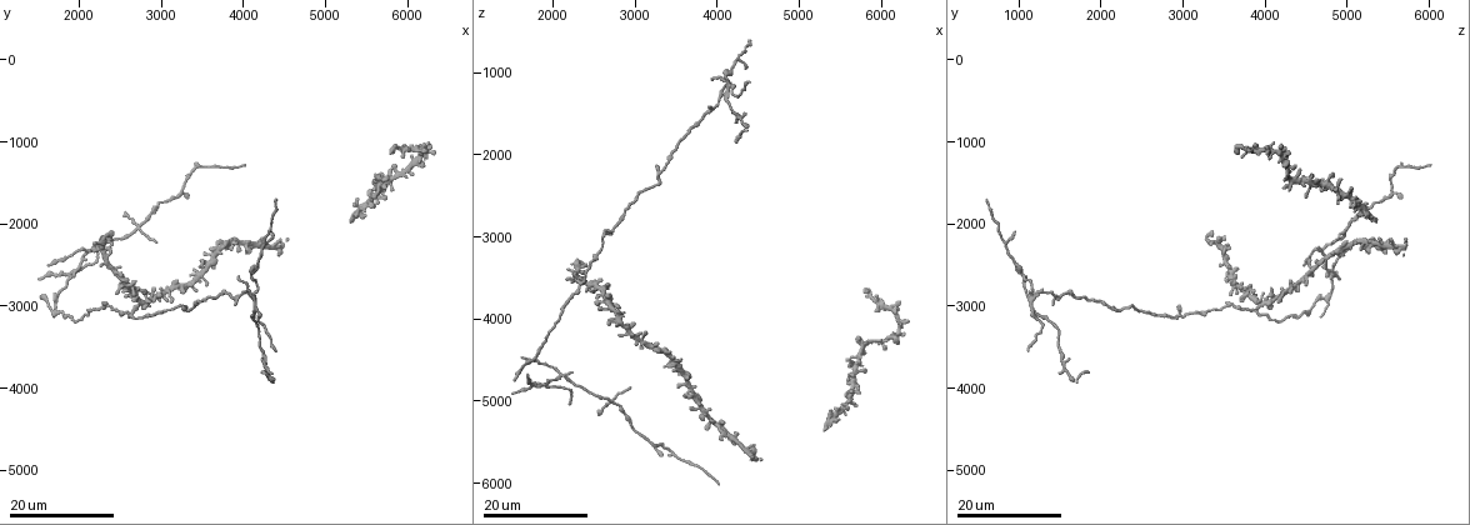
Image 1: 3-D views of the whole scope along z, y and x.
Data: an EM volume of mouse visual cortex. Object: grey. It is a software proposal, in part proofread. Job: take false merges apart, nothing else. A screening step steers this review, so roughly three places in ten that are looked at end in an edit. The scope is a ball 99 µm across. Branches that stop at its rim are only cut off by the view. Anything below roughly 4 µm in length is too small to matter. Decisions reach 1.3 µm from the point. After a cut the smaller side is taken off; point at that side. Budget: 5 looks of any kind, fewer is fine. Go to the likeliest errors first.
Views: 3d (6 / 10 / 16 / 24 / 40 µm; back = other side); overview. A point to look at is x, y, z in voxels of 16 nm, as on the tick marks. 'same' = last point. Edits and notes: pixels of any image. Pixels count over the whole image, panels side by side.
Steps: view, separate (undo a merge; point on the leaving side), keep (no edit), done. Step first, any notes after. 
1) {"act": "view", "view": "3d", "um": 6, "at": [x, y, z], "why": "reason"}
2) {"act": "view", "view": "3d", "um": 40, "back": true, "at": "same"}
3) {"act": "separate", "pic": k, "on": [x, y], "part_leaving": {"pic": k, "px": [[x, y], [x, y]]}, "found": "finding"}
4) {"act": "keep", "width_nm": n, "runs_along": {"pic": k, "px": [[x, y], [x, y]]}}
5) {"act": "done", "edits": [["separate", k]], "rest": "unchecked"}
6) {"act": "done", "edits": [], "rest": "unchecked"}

{"act": "view", "view": "3d", "um": 16, "at": [2750, 2000, 5050], "why": "four or more arms meet"}

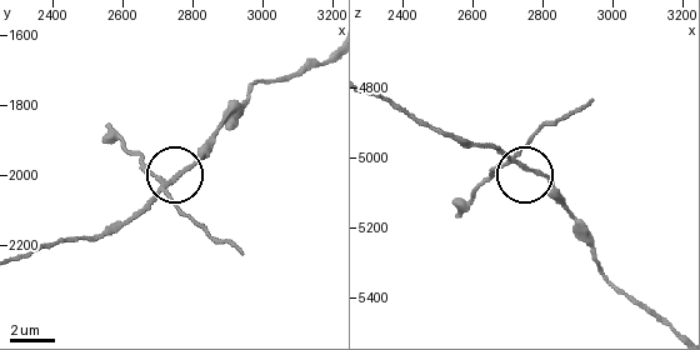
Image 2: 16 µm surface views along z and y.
{"act": "view", "view": "3d", "um": 6, "at": [2710, 2020, 5010]}

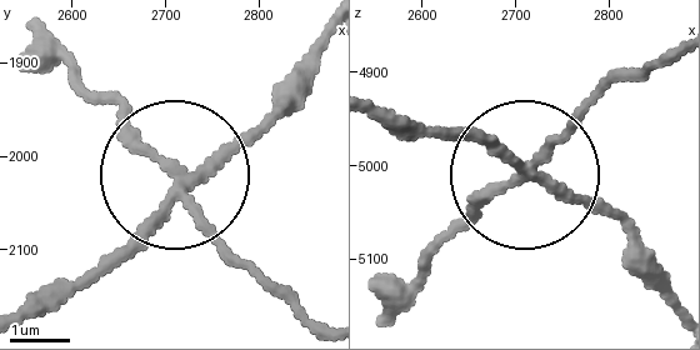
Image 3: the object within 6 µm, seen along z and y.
{"act": "separate", "pic": 3, "on": [124, 115], "part_leaving": {"pic": 3, "px": [[173, 183], [321, 323]]}, "found": "two neurons meet here"}

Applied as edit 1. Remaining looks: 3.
{"act": "view", "view": "3d", "um": 16, "at": [2100, 2350, 4650], "why": "three arms meet"}

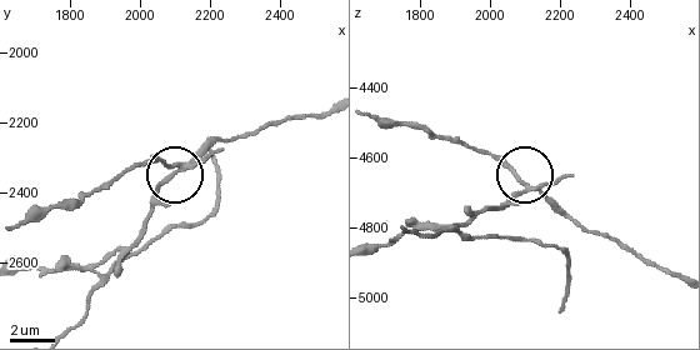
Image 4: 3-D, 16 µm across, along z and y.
{"act": "view", "view": "3d", "um": 10, "at": [2100, 2320, 4670]}

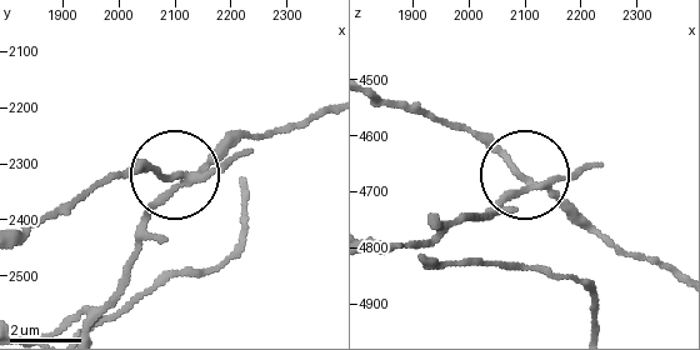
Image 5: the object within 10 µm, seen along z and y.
{"act": "view", "view": "3d", "um": 6, "at": [2090, 2320, 4670], "why": "closer look"}

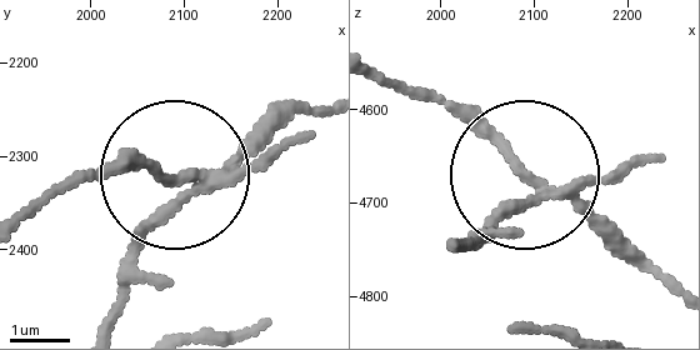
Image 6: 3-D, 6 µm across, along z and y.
{"act": "separate", "pic": 6, "on": [143, 223], "part_leaving": {"pic": 6, "px": [[209, 181], [144, 241], [119, 316]]}, "found": "a second neuron is stuck on"}

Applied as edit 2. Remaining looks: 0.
{"act": "done", "edits": [["separate", 3], ["separate", 6]], "rest": "unchecked"}

